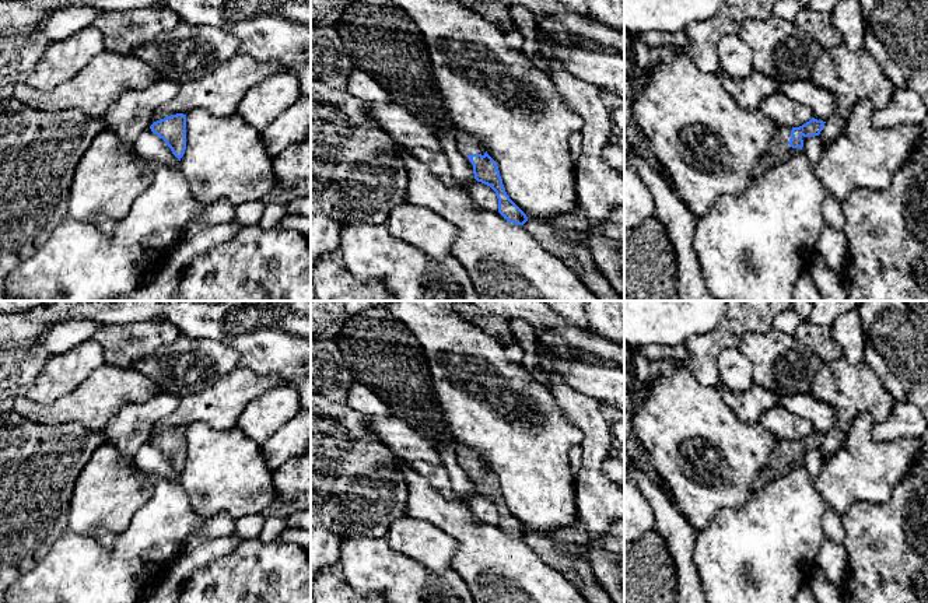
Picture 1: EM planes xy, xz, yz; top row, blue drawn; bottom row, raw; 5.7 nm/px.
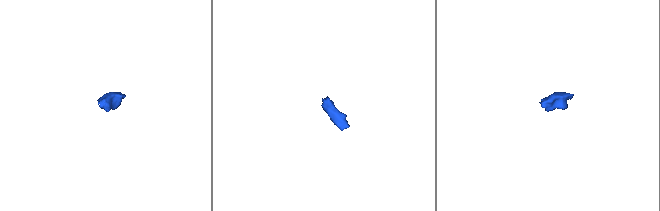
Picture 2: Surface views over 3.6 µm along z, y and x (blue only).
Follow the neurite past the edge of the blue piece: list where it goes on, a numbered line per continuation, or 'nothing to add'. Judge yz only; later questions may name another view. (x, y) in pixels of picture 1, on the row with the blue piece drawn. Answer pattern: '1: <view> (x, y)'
1: yz (778, 151)

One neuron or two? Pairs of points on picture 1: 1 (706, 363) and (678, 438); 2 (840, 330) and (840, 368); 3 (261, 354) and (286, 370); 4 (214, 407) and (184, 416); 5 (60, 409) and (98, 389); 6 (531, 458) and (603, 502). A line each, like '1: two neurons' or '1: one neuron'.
1: two neurons
2: two neurons
3: one neuron
4: one neuron
5: one neuron
6: two neurons

